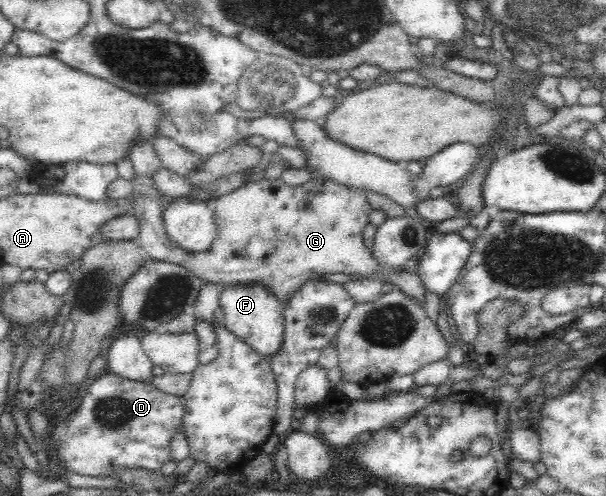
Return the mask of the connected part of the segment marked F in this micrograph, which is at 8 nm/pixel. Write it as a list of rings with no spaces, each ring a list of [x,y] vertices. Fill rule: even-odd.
[[[230,285],[222,290],[218,306],[224,312],[227,331],[248,343],[259,355],[268,359],[276,355],[284,339],[283,304],[272,290],[262,285]]]

